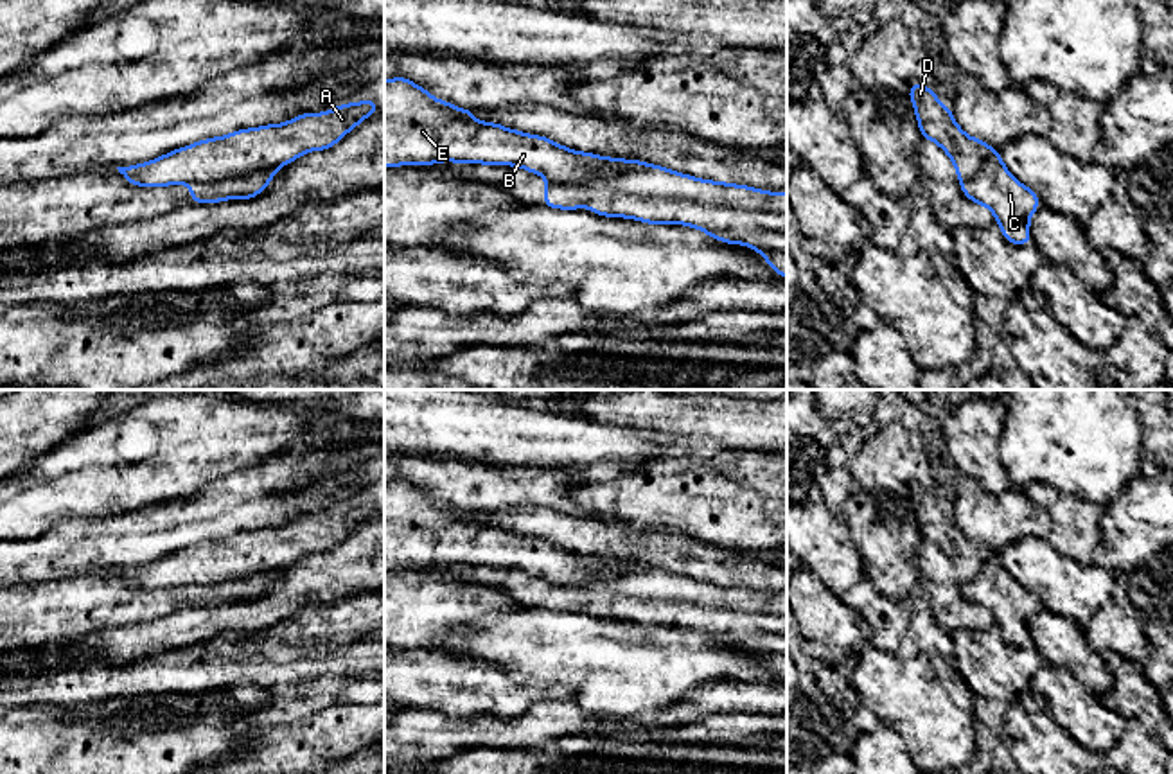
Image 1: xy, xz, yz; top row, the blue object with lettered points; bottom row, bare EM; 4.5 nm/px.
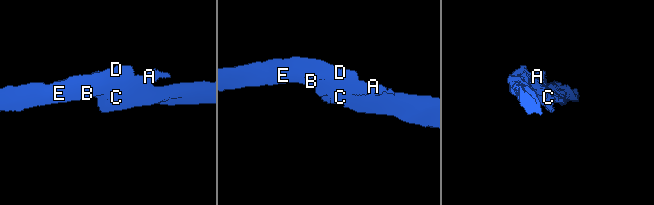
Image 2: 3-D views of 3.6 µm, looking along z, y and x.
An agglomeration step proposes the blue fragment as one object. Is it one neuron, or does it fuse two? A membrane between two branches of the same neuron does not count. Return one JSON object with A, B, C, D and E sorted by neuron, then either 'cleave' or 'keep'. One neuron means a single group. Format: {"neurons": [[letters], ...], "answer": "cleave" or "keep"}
{"neurons": [["A", "B", "D", "E"], ["C"]], "answer": "cleave"}

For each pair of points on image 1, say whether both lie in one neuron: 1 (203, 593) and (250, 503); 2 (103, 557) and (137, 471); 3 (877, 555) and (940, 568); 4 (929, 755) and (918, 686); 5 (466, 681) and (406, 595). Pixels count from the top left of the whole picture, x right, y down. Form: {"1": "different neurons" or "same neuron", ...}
{"1": "different neurons", "2": "different neurons", "3": "different neurons", "4": "same neuron", "5": "different neurons"}

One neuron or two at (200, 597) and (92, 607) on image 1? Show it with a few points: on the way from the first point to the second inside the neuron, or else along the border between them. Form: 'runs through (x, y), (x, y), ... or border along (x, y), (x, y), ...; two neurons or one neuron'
runs through (173, 598), (153, 604), (119, 604); one neuron

